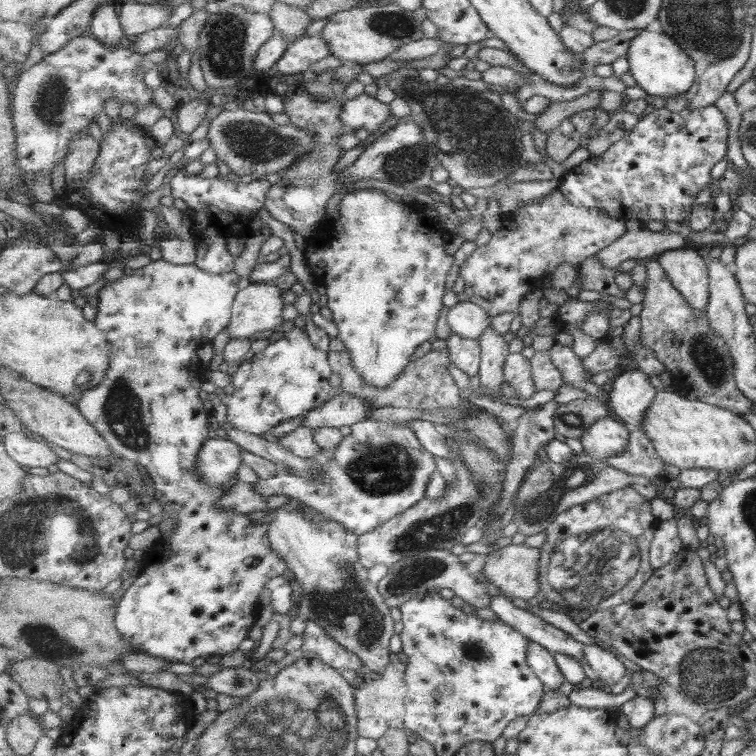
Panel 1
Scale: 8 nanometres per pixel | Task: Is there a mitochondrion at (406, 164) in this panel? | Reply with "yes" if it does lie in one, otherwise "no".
yes

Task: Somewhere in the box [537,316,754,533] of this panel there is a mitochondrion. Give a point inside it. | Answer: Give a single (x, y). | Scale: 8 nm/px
(703, 355)

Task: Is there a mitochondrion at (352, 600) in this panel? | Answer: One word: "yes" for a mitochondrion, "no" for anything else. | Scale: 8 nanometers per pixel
yes

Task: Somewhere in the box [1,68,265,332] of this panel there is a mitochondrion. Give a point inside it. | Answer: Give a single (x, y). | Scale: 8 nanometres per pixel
(50, 98)

